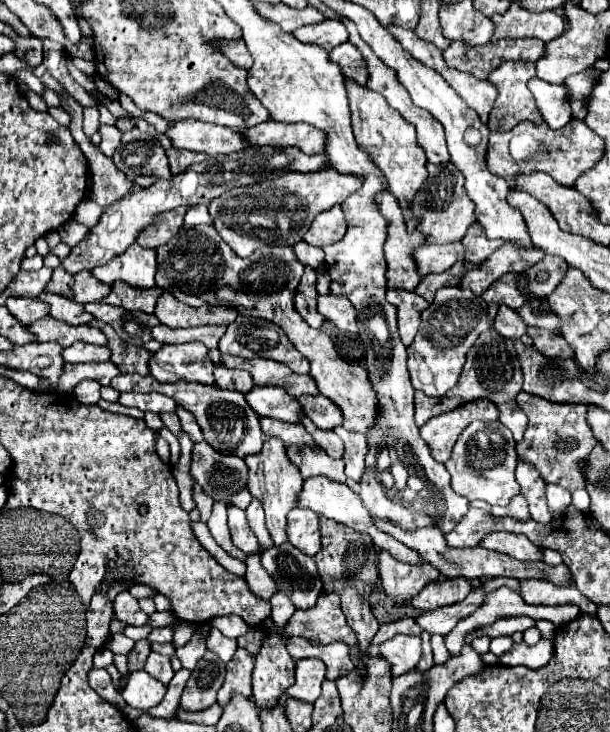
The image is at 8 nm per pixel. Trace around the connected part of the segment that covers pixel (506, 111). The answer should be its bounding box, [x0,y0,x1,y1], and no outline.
[488,63,542,131]

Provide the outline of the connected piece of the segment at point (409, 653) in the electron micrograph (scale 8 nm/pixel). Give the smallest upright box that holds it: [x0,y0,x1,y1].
[380,635,422,675]

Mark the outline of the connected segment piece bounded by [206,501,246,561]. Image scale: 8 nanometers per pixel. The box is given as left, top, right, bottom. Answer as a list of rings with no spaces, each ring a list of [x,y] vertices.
[[[214,503],[214,509],[212,509],[212,515],[210,515],[210,519],[208,519],[208,529],[210,529],[210,533],[212,533],[212,537],[216,539],[216,543],[228,553],[228,555],[232,555],[232,557],[236,557],[236,559],[240,559],[240,561],[246,561],[246,555],[240,551],[240,549],[236,549],[234,545],[232,545],[232,541],[230,541],[230,531],[228,531],[228,523],[226,523],[226,505],[224,503]]]

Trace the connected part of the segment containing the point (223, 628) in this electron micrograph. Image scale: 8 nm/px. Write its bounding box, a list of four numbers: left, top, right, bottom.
[210,615,250,639]

